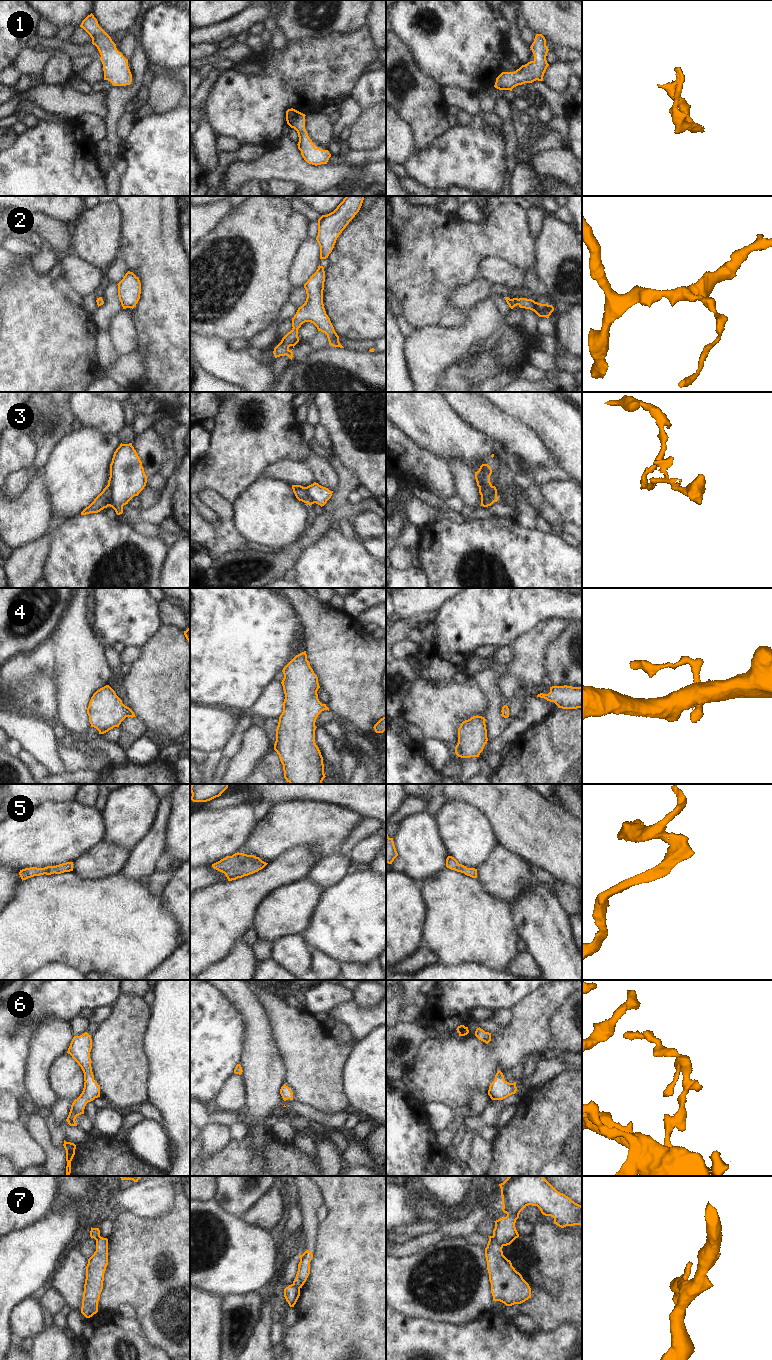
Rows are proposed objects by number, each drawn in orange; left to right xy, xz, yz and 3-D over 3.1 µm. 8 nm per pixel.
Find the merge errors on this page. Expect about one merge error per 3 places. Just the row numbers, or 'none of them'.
3, 7

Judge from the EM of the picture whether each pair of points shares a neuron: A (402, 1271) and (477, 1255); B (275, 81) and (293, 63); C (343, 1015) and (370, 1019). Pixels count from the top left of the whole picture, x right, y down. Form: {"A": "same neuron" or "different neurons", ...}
{"A": "same neuron", "B": "same neuron", "C": "same neuron"}

